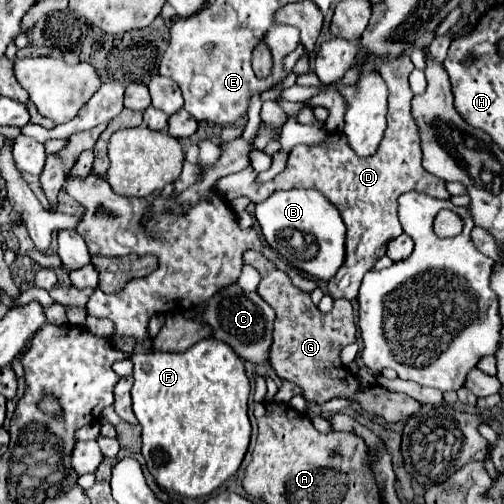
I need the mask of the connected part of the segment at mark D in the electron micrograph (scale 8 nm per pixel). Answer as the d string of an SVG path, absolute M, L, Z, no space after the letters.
M408 55L388 59L380 65L380 73L388 85L388 129L380 147L370 157L358 157L350 148L346 136L338 137L336 131L330 131L326 139L318 145L296 145L288 153L286 169L276 175L272 181L256 185L256 173L252 165L246 169L226 175L220 181L220 197L232 201L236 197L250 197L252 203L260 203L268 199L274 191L280 189L318 189L322 195L330 199L330 203L340 211L346 223L346 261L340 271L328 281L328 295L334 299L356 299L360 281L366 271L374 267L374 263L386 255L388 241L396 239L402 233L398 221L398 197L408 191L426 193L436 199L450 199L446 191L446 183L432 173L426 173L422 167L422 151L420 137L410 115L410 101L414 97L408 75L414 65Z

